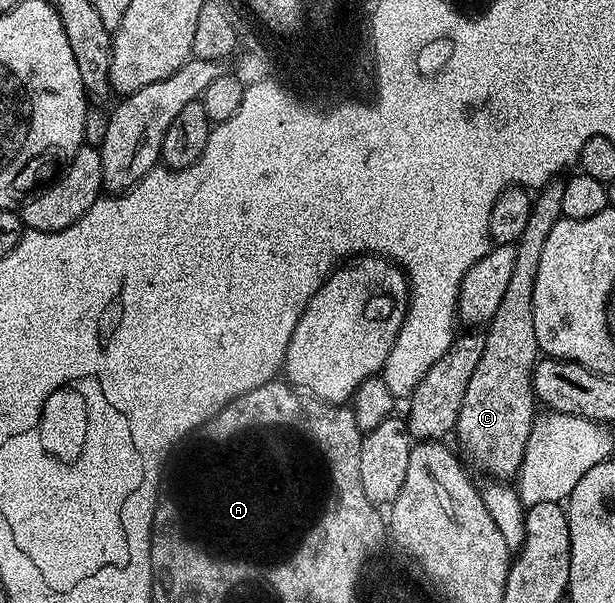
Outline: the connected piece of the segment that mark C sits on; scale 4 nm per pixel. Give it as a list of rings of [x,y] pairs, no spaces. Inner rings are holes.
[[[550,182],[536,193],[531,218],[527,218],[527,226],[515,245],[515,267],[512,268],[511,278],[507,281],[507,290],[499,301],[499,310],[495,310],[493,319],[489,321],[483,334],[483,358],[479,358],[479,366],[475,366],[475,374],[471,374],[467,382],[467,394],[463,394],[463,407],[457,415],[455,436],[458,436],[475,463],[490,472],[493,475],[490,477],[501,482],[512,481],[521,468],[533,422],[537,417],[537,410],[533,406],[533,370],[539,359],[535,338],[535,278],[539,274],[539,257],[543,255],[547,234],[551,234],[551,226],[555,226],[555,222],[562,219],[562,206],[563,183]]]

